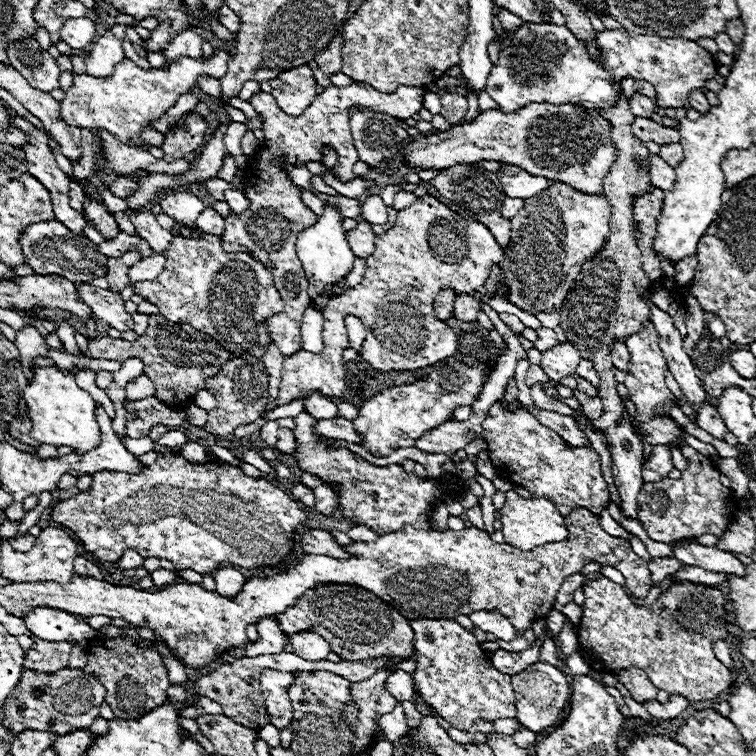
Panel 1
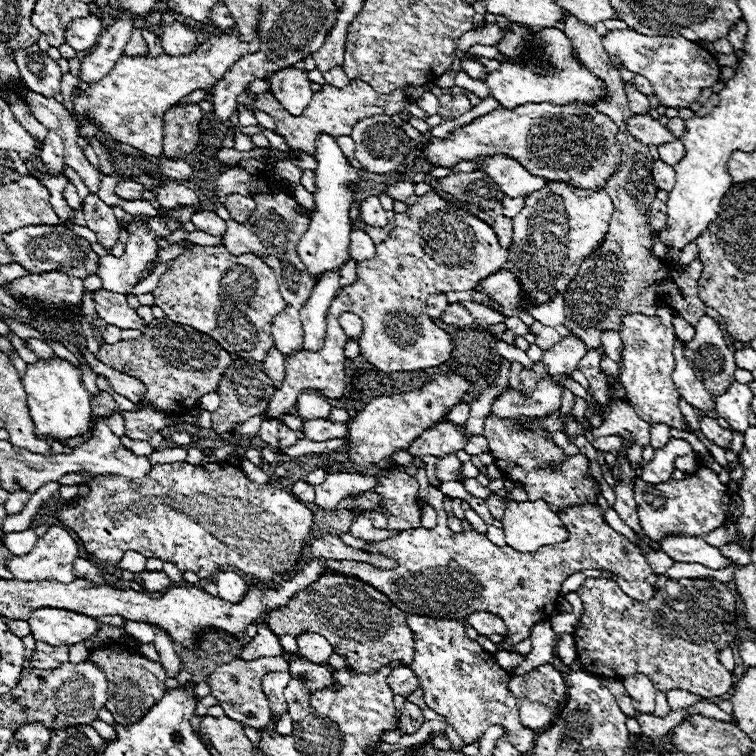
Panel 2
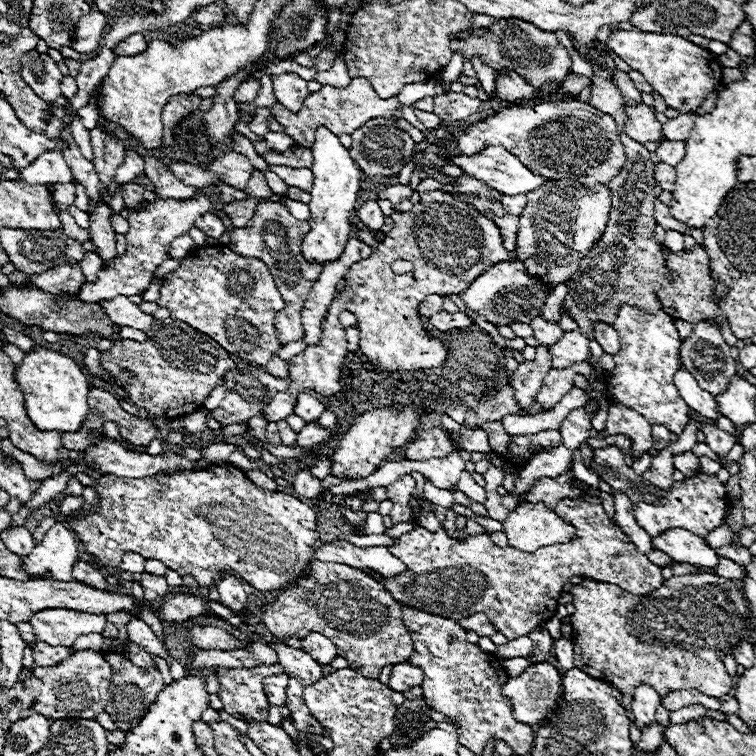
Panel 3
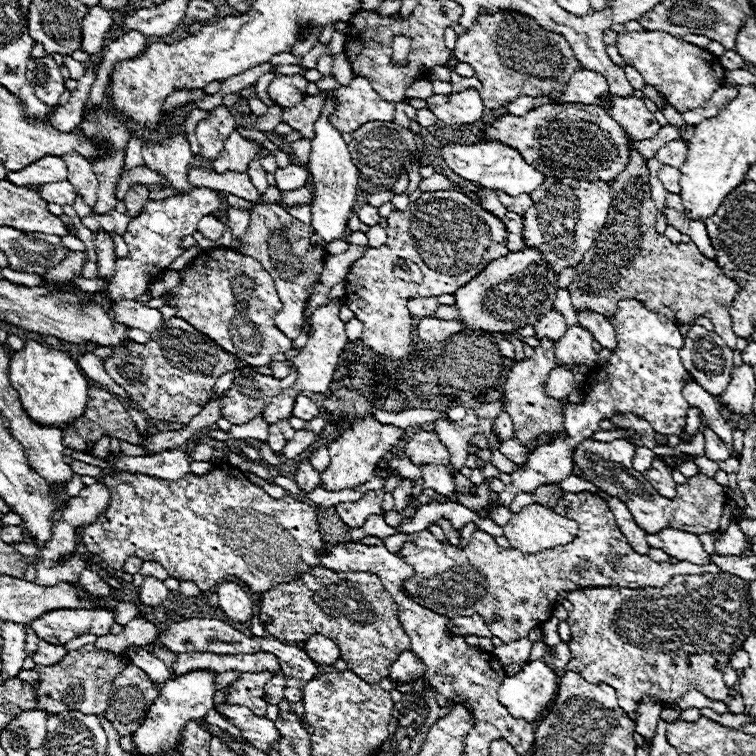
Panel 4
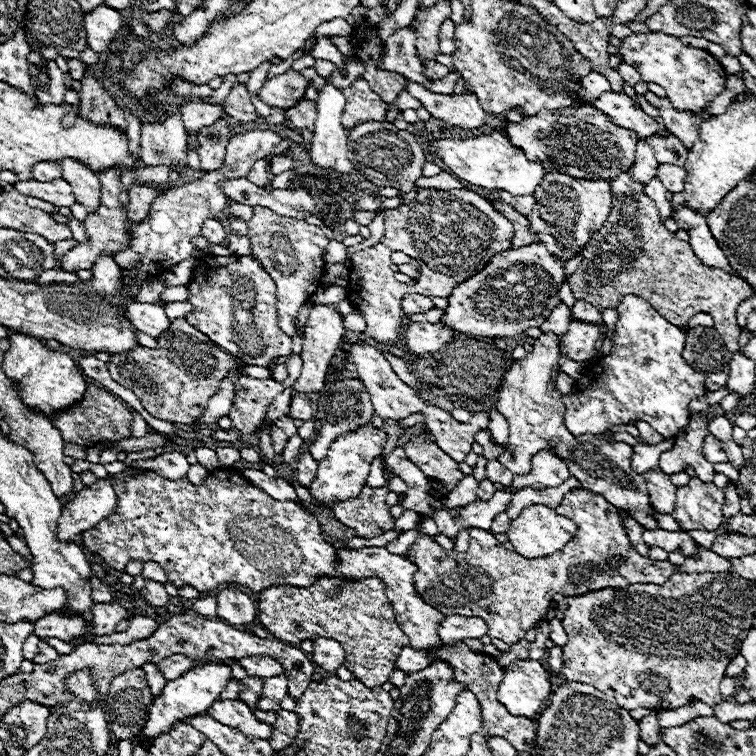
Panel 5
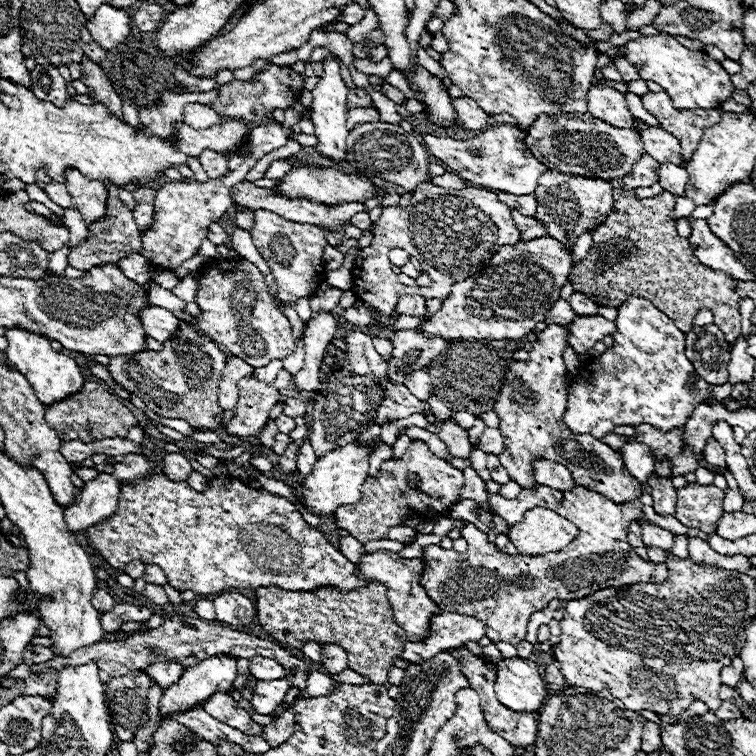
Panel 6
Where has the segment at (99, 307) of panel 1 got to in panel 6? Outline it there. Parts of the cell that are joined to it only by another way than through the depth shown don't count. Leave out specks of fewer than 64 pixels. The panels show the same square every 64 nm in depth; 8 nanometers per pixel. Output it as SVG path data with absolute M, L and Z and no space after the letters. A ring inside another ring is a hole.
M150 304L148 308L140 310L140 322L142 328L148 330L148 336L152 336L158 342L166 342L178 328L180 320L172 312Z

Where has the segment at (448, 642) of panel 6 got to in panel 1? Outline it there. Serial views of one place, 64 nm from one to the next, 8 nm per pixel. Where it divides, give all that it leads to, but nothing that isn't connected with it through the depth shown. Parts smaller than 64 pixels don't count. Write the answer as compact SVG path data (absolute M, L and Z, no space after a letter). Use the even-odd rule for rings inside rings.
M498 610L472 612L472 614L470 614L470 620L472 620L472 624L478 626L480 630L496 634L500 640L510 642L510 640L514 640L514 638L518 636L516 630L514 630L514 626L512 626L512 622L510 622L506 616L502 616ZM394 670L388 678L384 688L392 694L392 698L396 698L396 702L404 702L404 700L412 700L414 696L414 680L408 672L404 670Z

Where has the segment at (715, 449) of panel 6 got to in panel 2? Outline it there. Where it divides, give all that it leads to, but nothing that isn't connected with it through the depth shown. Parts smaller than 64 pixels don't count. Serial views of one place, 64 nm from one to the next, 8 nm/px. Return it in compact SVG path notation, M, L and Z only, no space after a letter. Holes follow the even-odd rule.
M704 414L704 416L700 418L700 430L702 430L702 434L704 434L710 442L714 442L714 444L718 444L718 446L728 446L730 440L732 440L732 432L726 430L726 428L722 428L722 426L718 424L718 418L716 418L714 414Z

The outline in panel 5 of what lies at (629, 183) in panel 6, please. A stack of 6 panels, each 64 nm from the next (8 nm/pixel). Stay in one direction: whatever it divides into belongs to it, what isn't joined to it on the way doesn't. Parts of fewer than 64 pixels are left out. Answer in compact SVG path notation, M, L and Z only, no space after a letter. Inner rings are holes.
M640 140L636 148L636 164L632 168L632 176L636 176L636 180L640 180L642 184L648 184L648 180L656 174L656 164L658 162L654 160L652 146Z

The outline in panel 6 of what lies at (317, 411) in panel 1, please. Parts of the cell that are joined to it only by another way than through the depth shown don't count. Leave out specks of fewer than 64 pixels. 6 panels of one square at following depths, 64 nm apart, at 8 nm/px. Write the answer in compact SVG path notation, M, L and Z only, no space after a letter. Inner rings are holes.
M284 398L284 414L290 418L306 416L306 404L296 398Z

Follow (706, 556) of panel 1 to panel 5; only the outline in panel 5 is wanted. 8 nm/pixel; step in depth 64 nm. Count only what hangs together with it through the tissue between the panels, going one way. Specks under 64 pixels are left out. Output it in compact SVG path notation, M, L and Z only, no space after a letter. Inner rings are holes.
M658 528L658 530L644 530L642 538L648 546L658 546L666 552L674 552L680 548L686 558L700 558L698 544L692 540L688 532L670 532Z

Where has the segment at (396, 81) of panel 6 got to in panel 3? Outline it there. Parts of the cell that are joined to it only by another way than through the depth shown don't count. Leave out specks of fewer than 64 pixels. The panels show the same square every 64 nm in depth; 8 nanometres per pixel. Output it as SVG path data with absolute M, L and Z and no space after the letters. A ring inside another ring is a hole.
M438 94L434 96L434 114L442 122L456 122L456 120L468 120L472 114L480 110L482 102L478 98L470 98L466 94Z

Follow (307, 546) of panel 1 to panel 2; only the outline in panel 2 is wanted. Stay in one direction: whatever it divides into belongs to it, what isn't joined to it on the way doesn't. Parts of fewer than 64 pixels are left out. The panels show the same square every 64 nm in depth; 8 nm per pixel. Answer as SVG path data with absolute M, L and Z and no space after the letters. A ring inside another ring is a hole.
M314 536L310 540L310 552L314 558L330 558L330 560L354 560L354 562L370 562L380 568L394 568L396 562L388 560L380 554L366 554L362 550L346 546L338 536Z

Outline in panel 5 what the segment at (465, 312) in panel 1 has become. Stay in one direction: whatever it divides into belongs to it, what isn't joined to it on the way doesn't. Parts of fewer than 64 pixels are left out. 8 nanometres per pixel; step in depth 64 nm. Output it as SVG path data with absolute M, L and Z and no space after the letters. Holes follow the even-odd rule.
M414 322L406 328L404 334L404 348L408 354L428 354L438 352L444 348L448 340L452 340L454 330L446 328L444 324L430 324L430 322Z

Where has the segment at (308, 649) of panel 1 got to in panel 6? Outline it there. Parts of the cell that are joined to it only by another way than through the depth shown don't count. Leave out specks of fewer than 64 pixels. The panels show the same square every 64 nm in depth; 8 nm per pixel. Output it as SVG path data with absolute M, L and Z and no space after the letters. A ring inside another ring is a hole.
M322 644L322 650L320 650L320 664L324 670L328 670L330 674L338 674L346 668L348 660L346 660L346 652L342 646L338 644Z

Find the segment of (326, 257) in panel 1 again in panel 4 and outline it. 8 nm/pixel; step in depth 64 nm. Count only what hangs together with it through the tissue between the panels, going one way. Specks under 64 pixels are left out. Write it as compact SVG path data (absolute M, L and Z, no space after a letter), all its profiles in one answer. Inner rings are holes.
M332 102L324 104L324 116L316 122L316 136L312 140L312 152L308 170L314 178L314 198L310 204L312 210L312 228L314 234L310 236L310 244L324 244L328 246L334 240L344 240L348 232L348 216L356 204L356 192L360 182L360 170L352 164L348 144L342 140L340 132L332 128L328 122L328 110L332 110Z

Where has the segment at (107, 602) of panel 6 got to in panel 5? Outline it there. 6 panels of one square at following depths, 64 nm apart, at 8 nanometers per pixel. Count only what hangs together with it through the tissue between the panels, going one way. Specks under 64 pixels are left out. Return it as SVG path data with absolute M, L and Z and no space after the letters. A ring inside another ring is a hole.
M90 576L88 580L90 580L90 586L92 586L92 600L94 602L100 602L100 604L112 602L112 594L110 594L108 586L104 586L96 576Z

